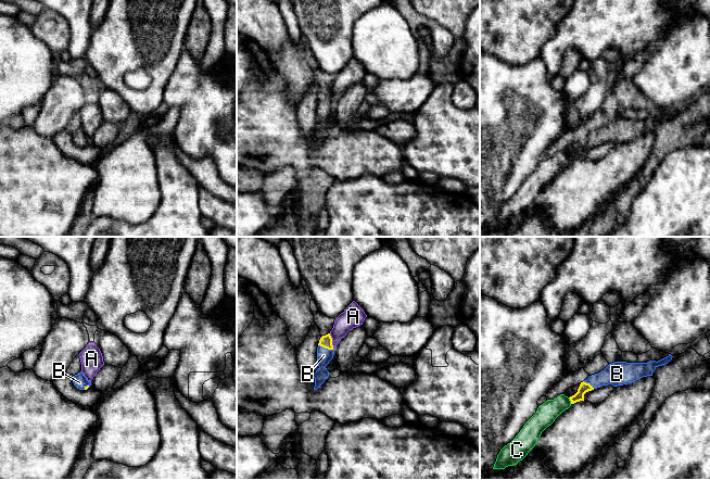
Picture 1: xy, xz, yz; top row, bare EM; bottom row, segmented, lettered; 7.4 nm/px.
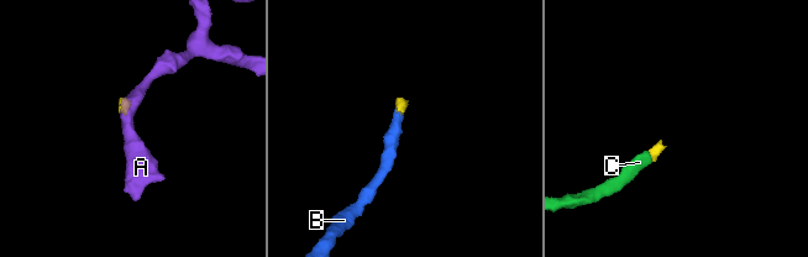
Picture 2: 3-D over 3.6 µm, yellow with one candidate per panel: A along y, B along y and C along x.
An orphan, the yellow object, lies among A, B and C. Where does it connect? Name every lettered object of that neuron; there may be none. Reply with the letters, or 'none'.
B, C

